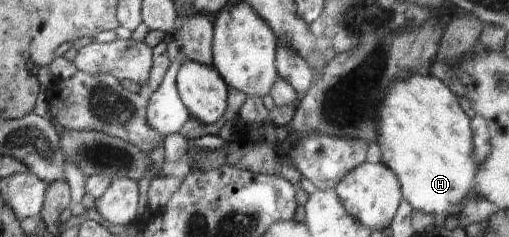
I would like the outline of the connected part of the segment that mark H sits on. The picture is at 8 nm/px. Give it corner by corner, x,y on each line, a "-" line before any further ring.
412,74
405,80
394,80
388,84
386,91
382,94
382,103
378,110
378,121
377,121
377,141
376,145
380,147
382,163
386,164
398,178
401,194
403,199
406,200
413,209
423,211
424,213
430,213
430,215
449,215
454,209
453,205
462,203
465,195
477,185
477,171
478,164
473,160
473,137
470,129
470,122
466,114
464,113
463,107
458,102
458,96
452,91
443,81
440,81
437,77
431,74
425,76
420,74

